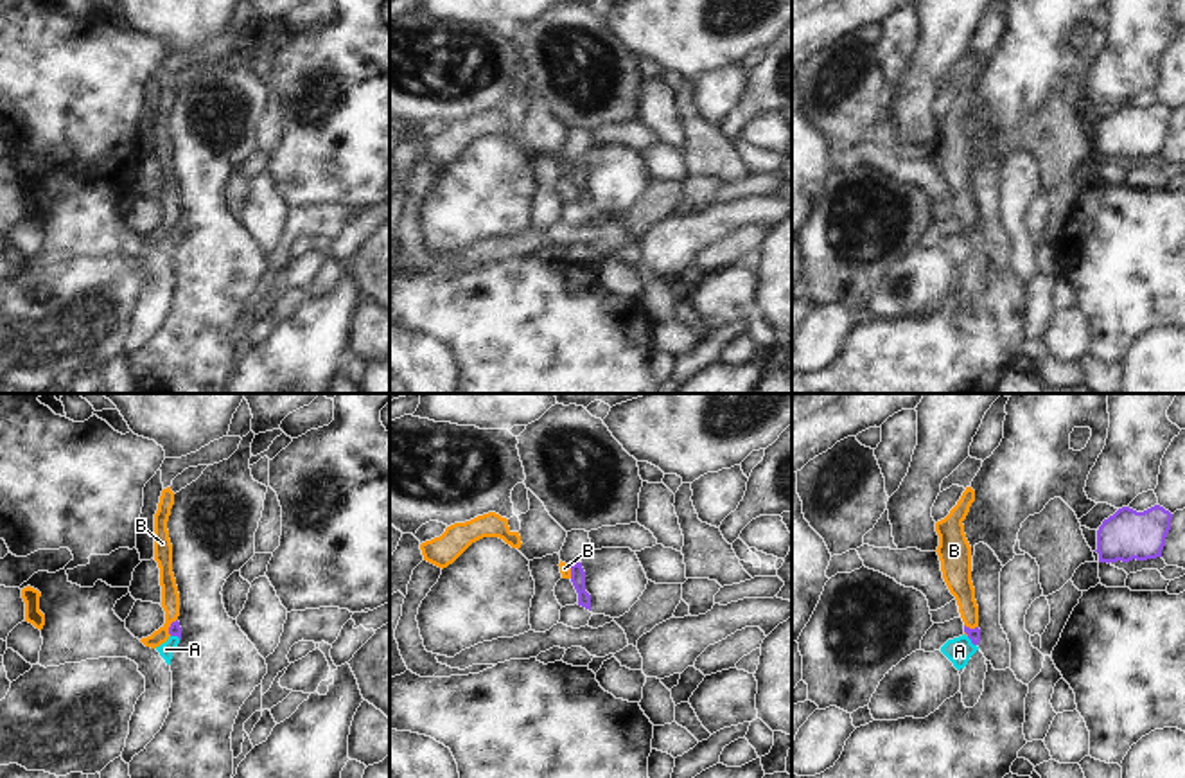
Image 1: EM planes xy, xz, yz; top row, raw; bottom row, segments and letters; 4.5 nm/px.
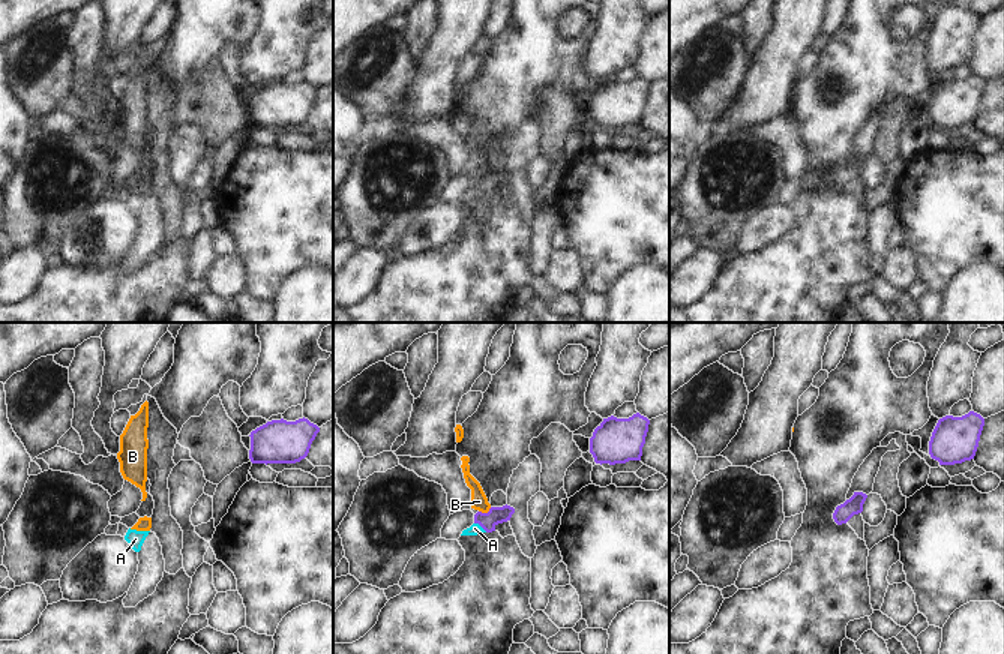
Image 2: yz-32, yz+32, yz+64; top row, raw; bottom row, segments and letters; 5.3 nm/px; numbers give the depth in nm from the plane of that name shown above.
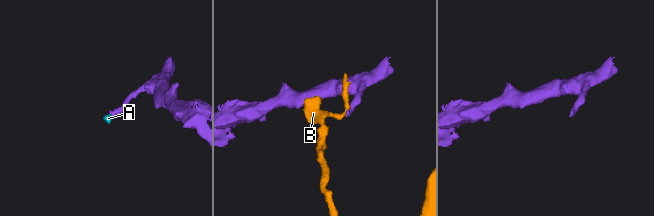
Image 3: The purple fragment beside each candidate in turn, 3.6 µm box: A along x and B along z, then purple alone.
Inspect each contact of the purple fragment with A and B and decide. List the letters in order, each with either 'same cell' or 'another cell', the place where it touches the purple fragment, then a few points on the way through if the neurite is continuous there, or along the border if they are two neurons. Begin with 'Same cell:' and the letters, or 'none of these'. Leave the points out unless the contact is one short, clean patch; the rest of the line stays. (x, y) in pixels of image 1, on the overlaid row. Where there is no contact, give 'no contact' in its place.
Same cell: A
A: same cell | yz (972, 642) | across yz (974, 635), (972, 642), (959, 651)
B: another cell | yz (972, 629) | along yz (965, 624), (977, 627)

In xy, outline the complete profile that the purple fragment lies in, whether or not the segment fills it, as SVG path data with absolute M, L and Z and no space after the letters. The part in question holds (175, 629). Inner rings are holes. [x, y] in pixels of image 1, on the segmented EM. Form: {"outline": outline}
{"outline": "M178 620L171 623L169 634L171 634L169 640L165 643L162 643L160 647L156 647L156 650L165 659L167 665L171 665L172 652L181 640L181 627L180 627Z"}

